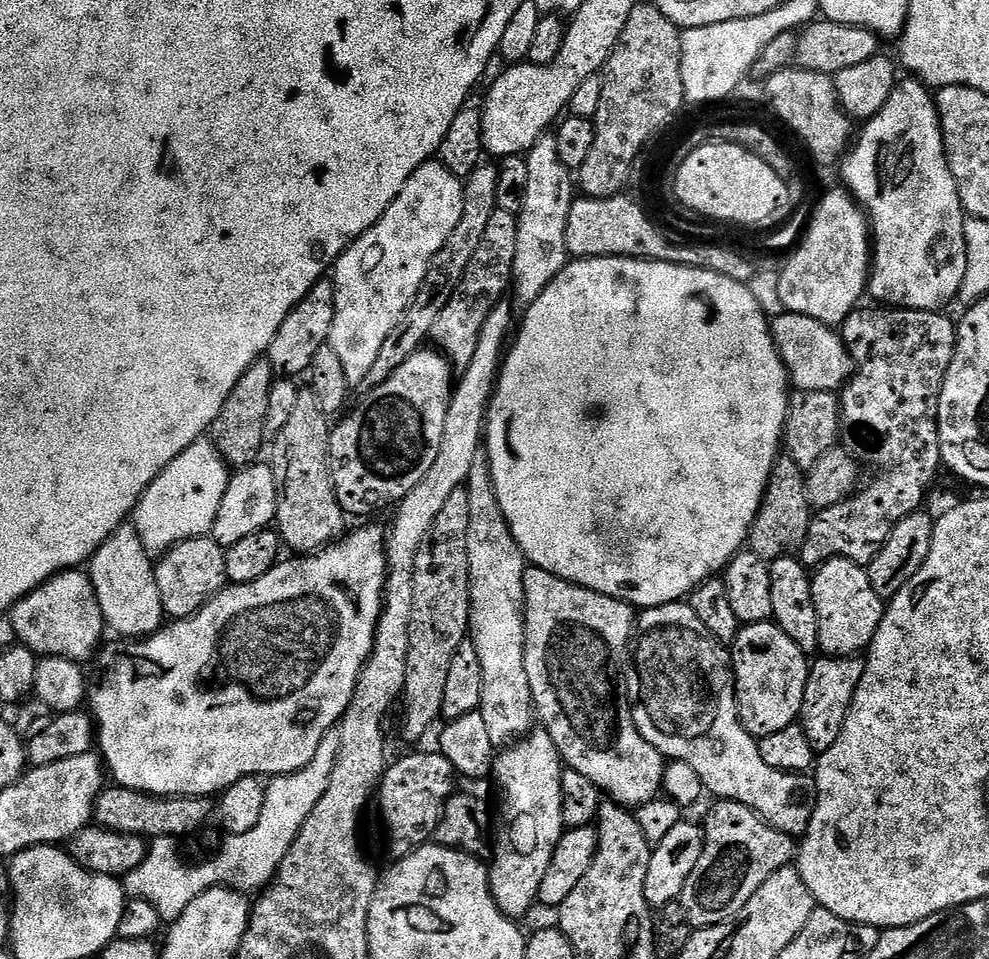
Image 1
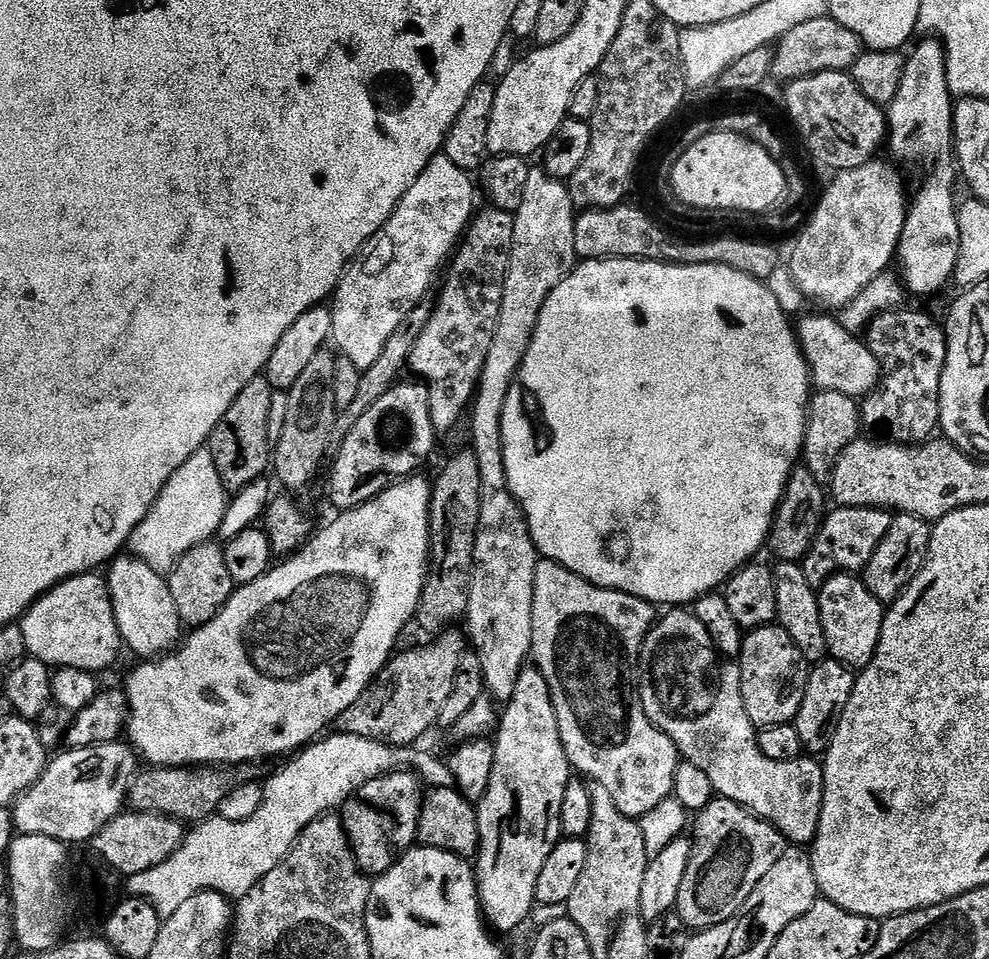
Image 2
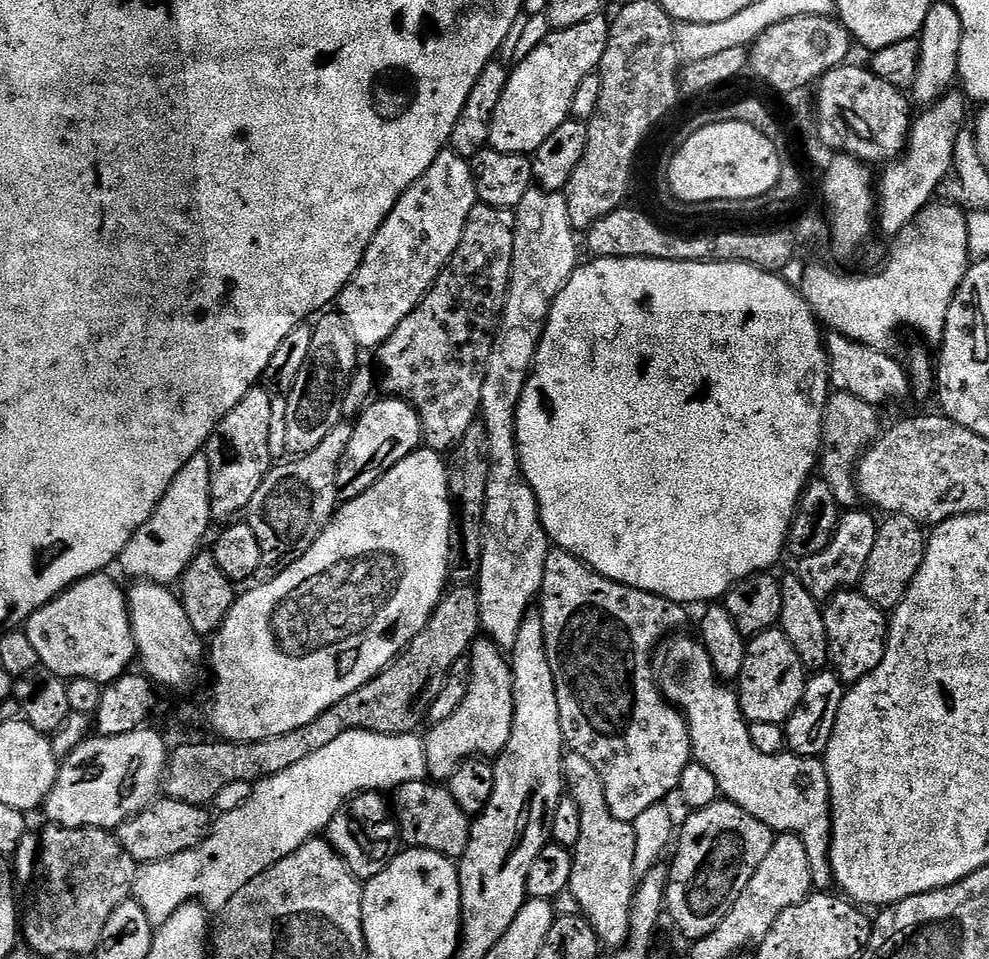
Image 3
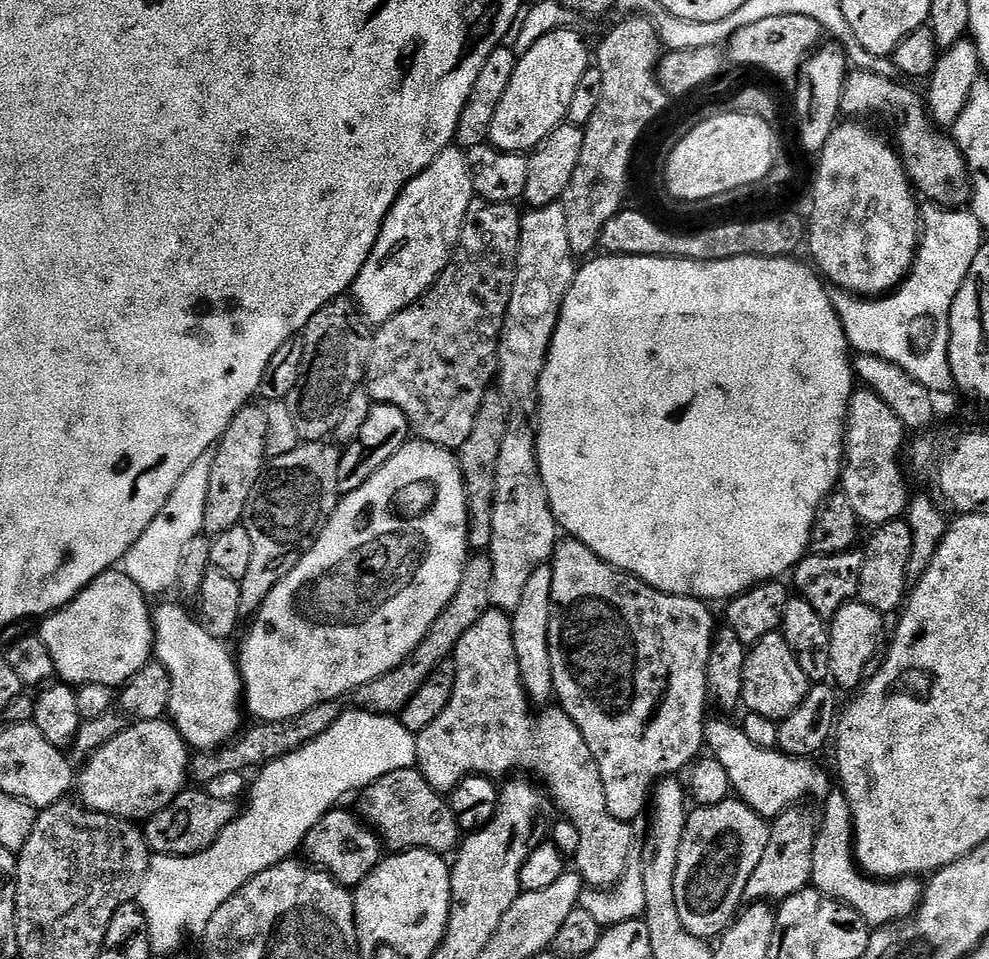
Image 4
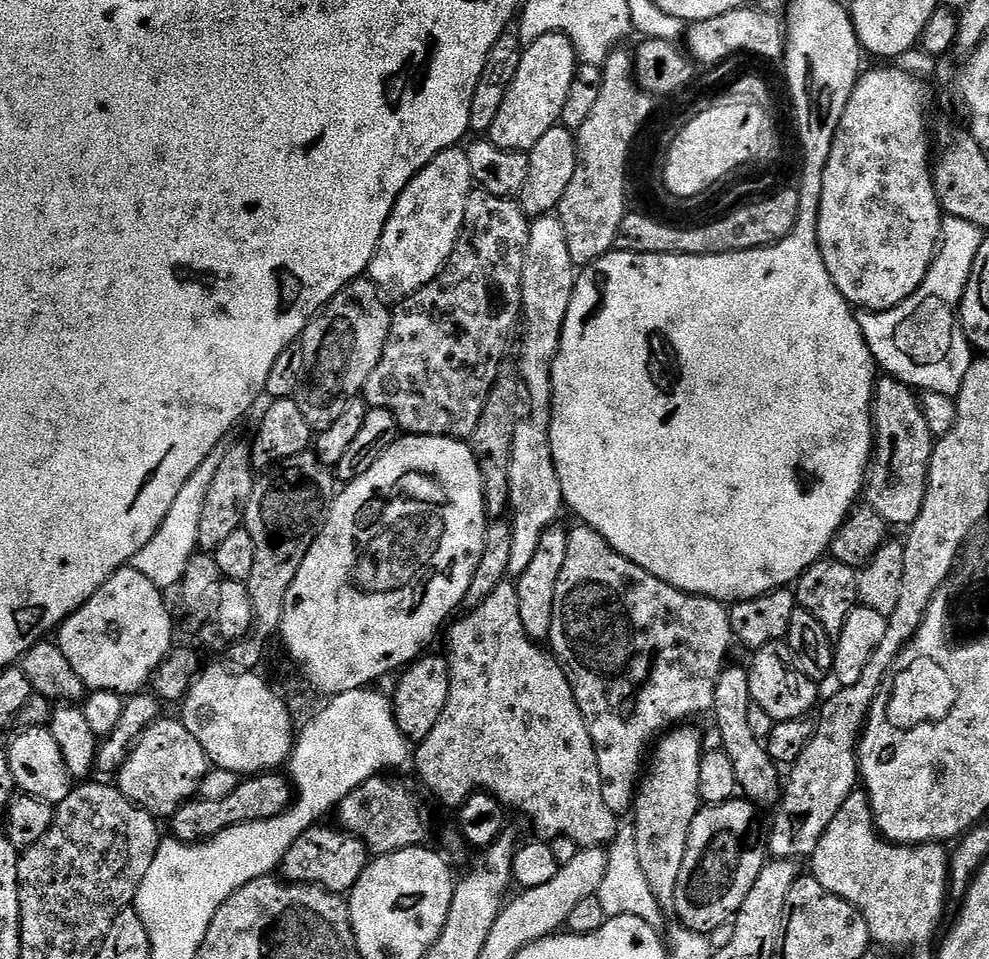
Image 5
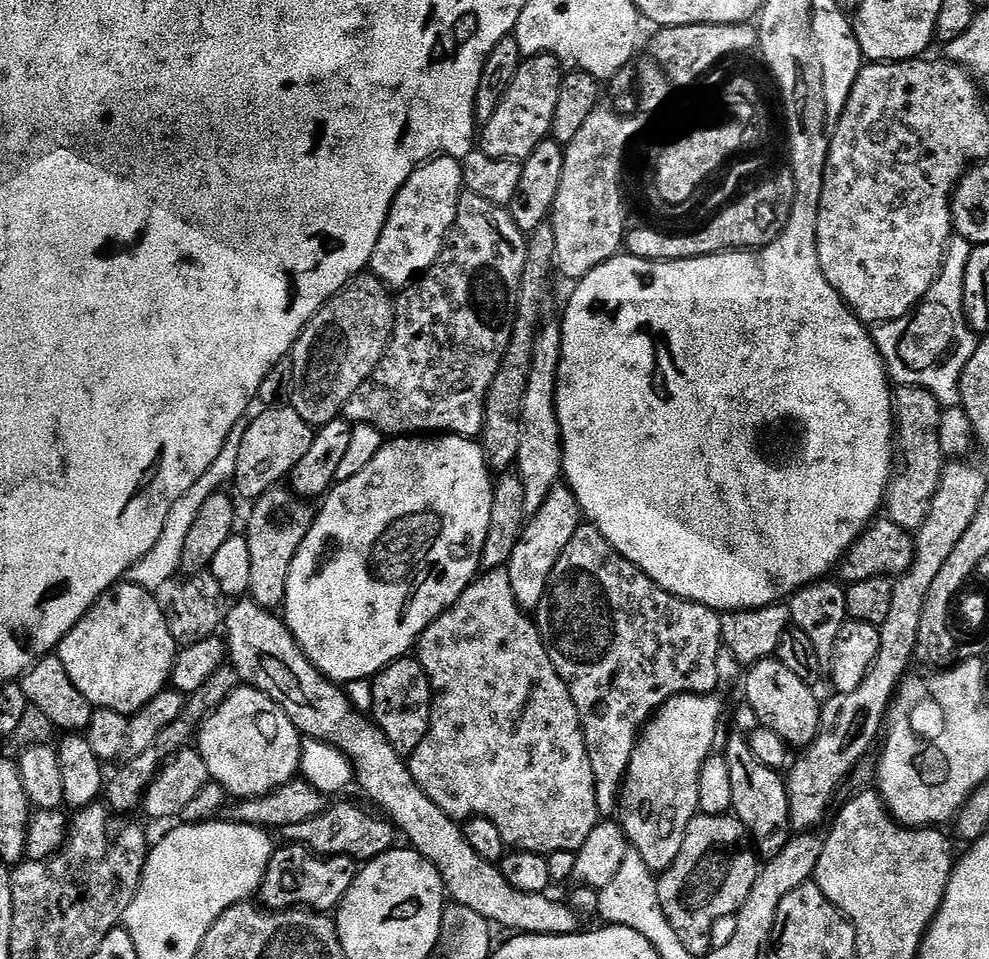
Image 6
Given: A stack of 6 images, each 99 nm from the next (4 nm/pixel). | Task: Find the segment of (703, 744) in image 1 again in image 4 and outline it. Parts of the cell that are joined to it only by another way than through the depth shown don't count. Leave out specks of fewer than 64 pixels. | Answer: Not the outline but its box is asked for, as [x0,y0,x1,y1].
[704,718,924,926]

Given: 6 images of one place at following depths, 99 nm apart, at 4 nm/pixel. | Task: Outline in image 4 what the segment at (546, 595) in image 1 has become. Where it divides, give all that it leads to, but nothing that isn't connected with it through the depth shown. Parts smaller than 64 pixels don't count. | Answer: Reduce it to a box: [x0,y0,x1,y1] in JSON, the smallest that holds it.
[550,538,718,822]

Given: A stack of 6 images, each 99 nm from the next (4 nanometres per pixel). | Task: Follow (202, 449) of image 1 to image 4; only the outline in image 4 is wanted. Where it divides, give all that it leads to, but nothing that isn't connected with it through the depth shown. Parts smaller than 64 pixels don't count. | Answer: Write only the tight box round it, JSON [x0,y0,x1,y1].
[122,455,212,594]

